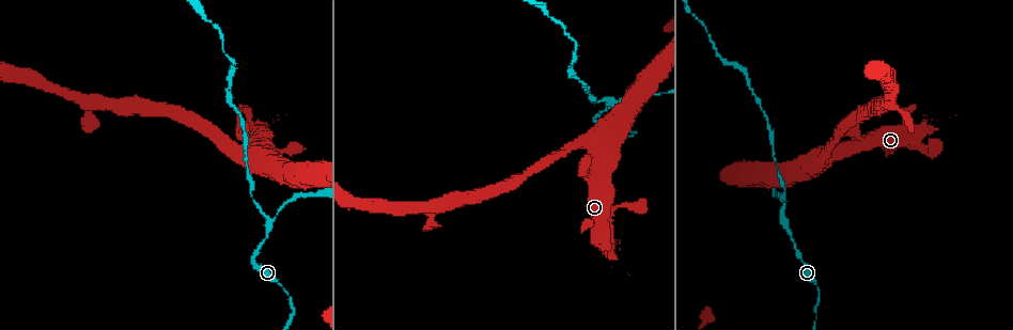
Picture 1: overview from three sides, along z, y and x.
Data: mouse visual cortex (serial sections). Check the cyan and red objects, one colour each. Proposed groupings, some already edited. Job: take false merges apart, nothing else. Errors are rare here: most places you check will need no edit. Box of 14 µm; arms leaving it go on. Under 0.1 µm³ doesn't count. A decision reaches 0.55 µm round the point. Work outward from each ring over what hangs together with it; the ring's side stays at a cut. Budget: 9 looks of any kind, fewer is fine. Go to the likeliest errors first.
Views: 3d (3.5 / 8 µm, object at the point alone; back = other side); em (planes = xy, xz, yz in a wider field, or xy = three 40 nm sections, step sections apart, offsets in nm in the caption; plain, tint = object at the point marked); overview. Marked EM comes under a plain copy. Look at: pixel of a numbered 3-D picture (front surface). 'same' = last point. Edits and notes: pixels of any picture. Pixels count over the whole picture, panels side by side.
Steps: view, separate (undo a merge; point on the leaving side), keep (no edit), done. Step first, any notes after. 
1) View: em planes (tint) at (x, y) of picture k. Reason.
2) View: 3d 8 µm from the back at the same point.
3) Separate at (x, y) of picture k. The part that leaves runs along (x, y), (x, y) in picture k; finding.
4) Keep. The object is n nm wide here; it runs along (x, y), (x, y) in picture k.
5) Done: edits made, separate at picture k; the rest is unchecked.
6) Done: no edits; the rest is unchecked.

View: 3d 8 µm at (787, 220) of picture 1. Three-way junction.

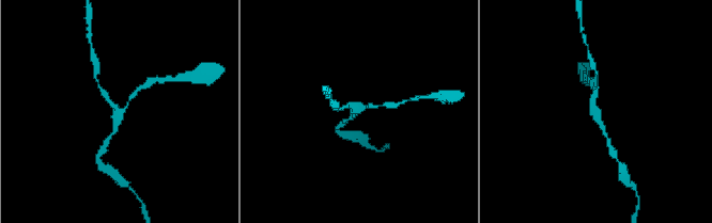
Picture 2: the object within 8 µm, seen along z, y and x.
View: em xy step 3 (tint) at (118, 113) of picture 2. 3 arms meet here; the arms are 150, 150, 200 nm wide; now the EM.

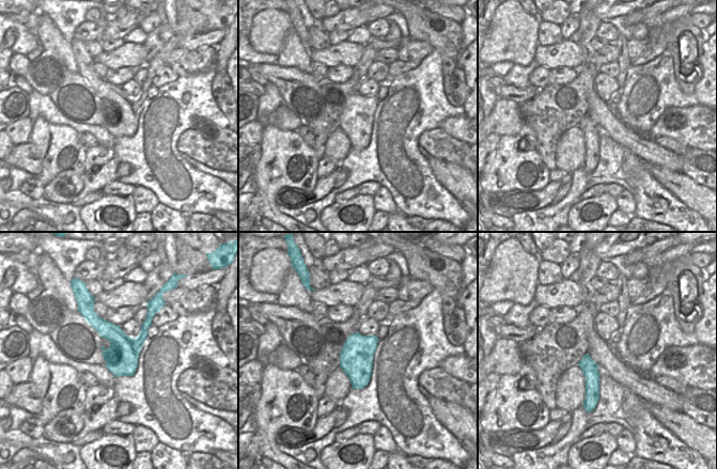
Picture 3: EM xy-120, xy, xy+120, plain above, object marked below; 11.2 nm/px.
Keep. The object is 380 nm wide here; it runs along (587, 357), (596, 396) in picture 3; all the same cell.

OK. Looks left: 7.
View: 3d 3.5 µm at (248, 169) of picture 1. Thin neck.

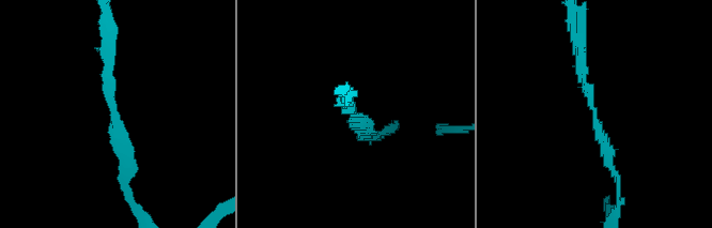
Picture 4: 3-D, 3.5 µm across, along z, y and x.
View: em xy step 3 (tint) at (352, 113) of picture 4. The arms are 150, 150 nm wide.

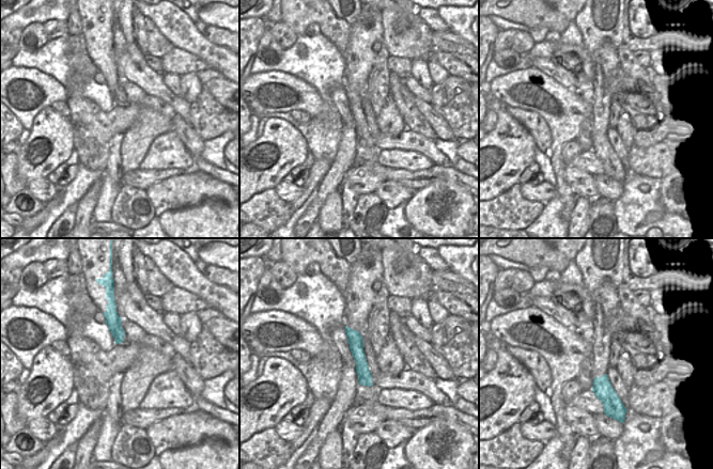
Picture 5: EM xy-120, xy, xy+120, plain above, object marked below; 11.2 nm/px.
Keep. It runs along (615, 173), (582, 81), (582, 45) in picture 4; all the same cell.

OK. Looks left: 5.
View: 3d 8 µm at (823, 156) of picture 1. Sharp bend.

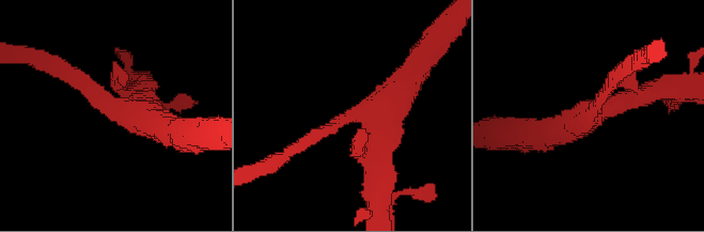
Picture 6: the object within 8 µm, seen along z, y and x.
View: 3d 3.5 µm at (120, 110) of picture 6.

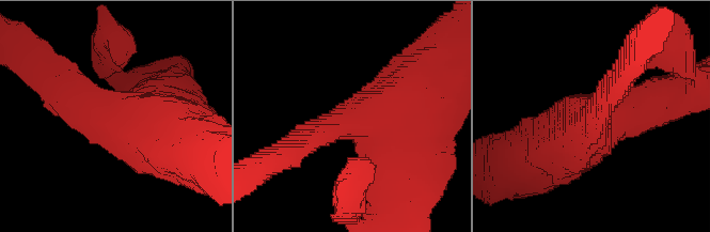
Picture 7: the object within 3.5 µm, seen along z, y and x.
View: em xy step 3 (tint) at (353, 122) of picture 7.

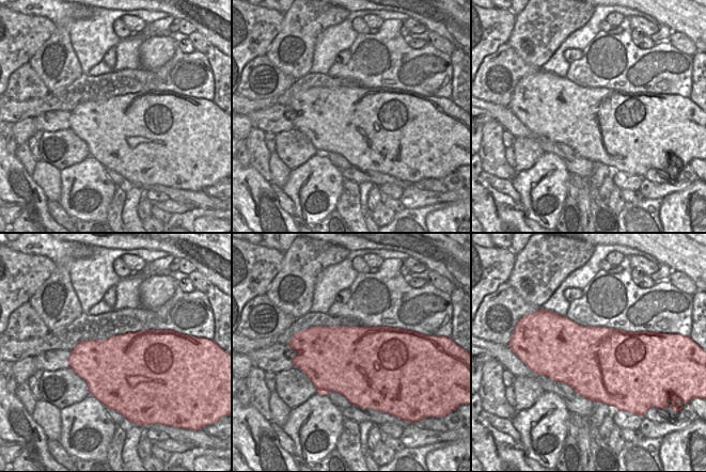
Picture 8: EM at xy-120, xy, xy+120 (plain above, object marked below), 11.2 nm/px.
Keep. It runs along (662, 102), (581, 128), (553, 148) in picture 7; one cell here.

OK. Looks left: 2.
View: 3d 3.5 µm at (618, 205) of picture 1. Sudden change in width.

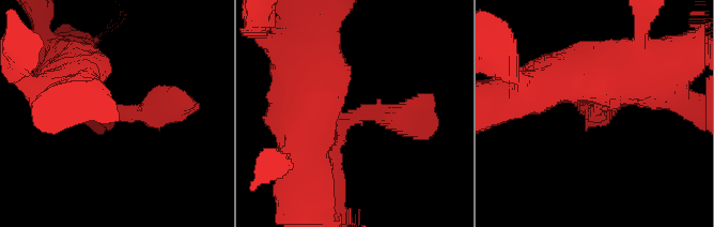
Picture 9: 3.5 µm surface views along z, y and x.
View: em xy step 1 (tint) at (597, 109) of picture 9. The arms are 400, 600 nm wide; now the EM.

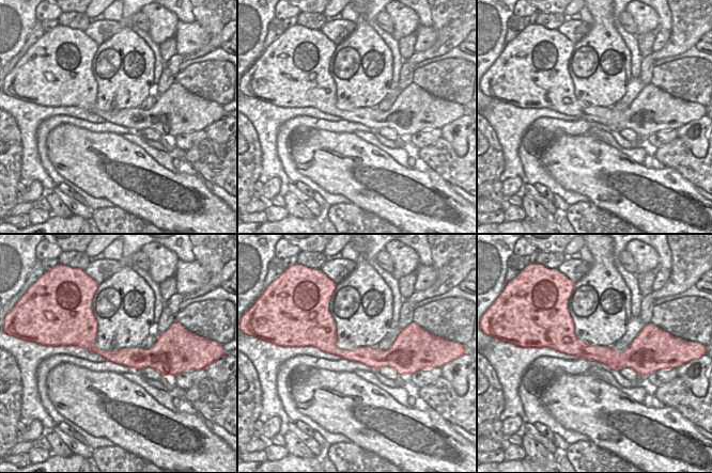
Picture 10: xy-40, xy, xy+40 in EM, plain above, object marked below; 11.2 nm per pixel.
Keep. It runs along (312, 343), (366, 356), (403, 347) in picture 10; all the same cell.

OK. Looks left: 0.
Done: no edits; the rest is unchecked.

